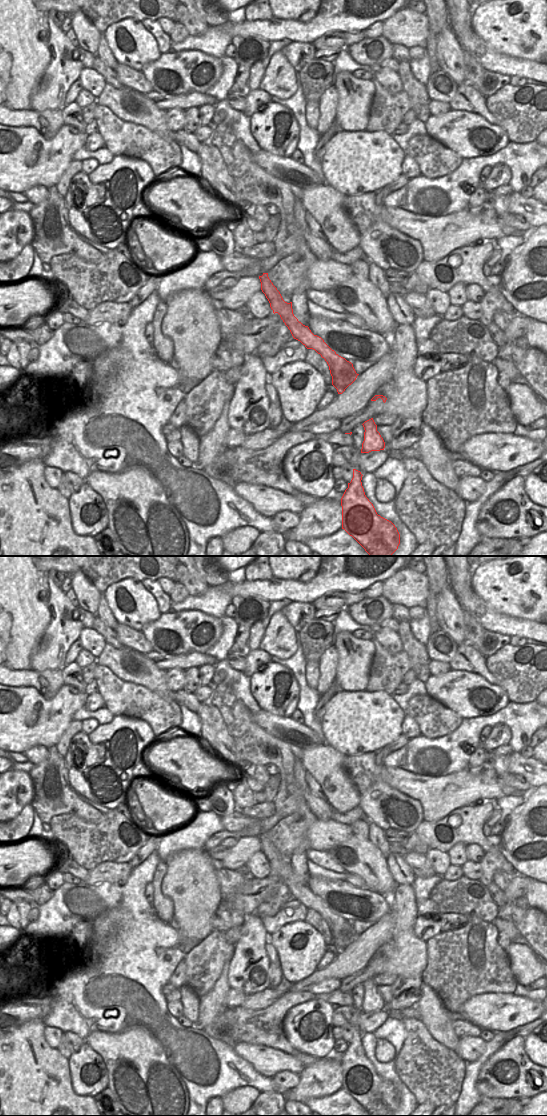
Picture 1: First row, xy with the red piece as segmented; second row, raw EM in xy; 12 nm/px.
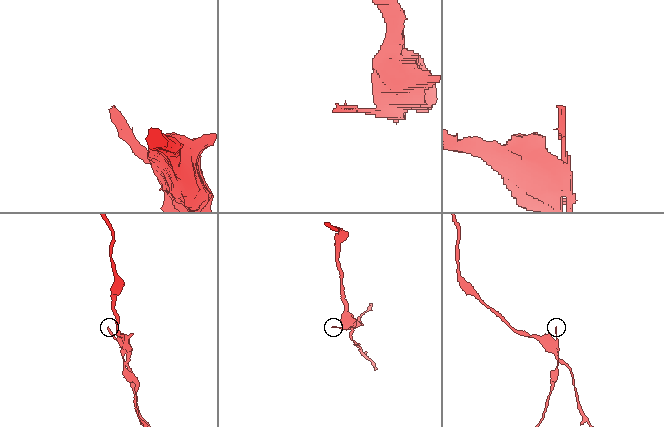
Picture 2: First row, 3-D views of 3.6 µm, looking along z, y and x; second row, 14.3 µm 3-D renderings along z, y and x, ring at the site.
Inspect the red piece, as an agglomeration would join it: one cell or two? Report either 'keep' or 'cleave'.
cleave

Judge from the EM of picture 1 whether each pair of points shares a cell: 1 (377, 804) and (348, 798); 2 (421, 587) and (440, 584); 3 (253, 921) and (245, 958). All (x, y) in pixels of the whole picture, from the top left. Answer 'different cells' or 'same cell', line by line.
1: different cells
2: different cells
3: same cell

